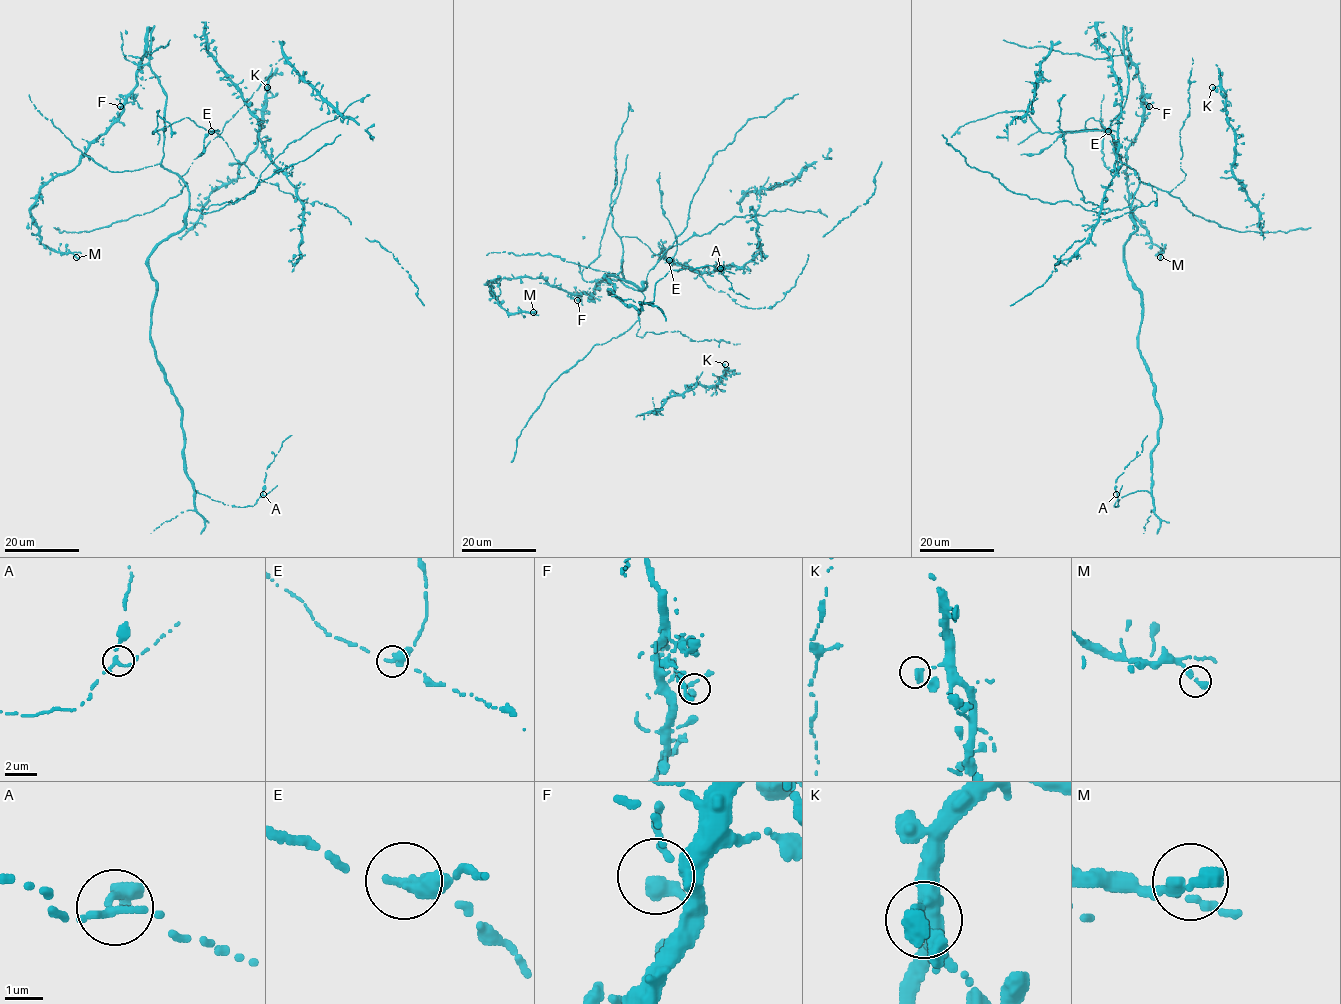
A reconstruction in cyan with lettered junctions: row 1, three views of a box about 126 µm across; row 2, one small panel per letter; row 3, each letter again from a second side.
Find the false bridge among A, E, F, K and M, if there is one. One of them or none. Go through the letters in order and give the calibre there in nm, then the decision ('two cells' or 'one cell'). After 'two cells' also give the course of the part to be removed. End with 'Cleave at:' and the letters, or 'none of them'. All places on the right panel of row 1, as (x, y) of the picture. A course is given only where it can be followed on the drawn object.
A: 320 nm | one cell
E: 480 nm | two cells | (1108, 131), (1068, 132), (1037, 154), (1021, 154)
F: 400 nm | one cell
K: 440 nm | one cell
M: 460 nm | one cell
Cleave at: E

